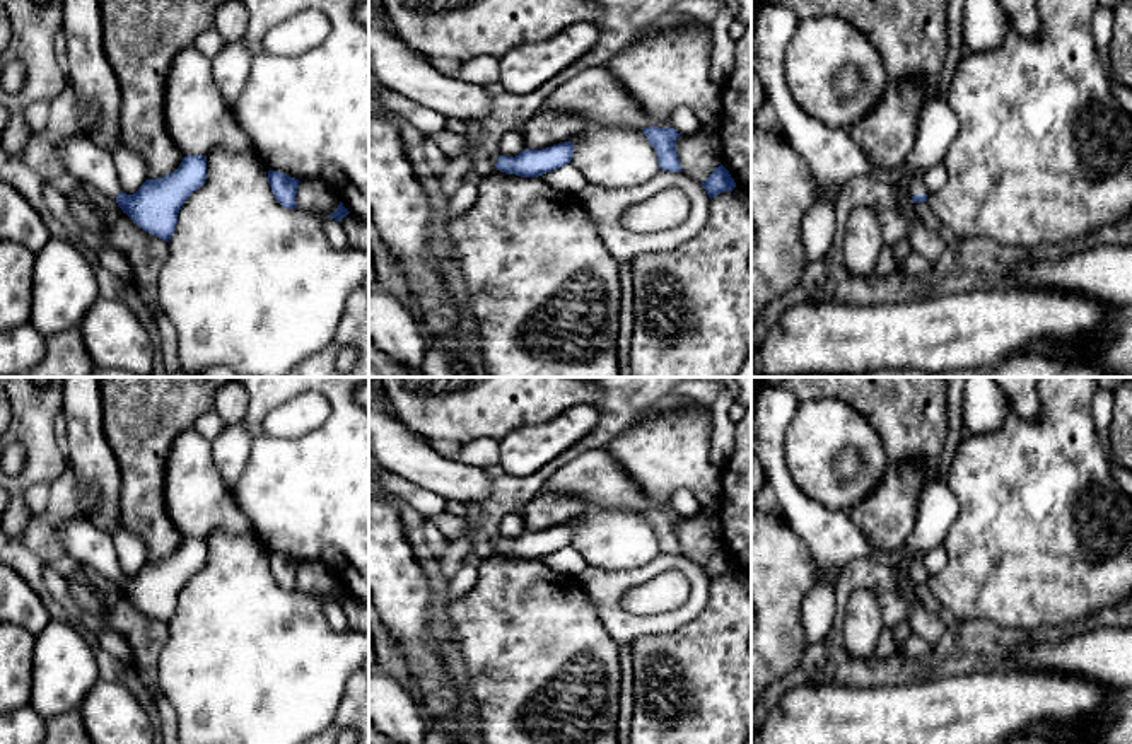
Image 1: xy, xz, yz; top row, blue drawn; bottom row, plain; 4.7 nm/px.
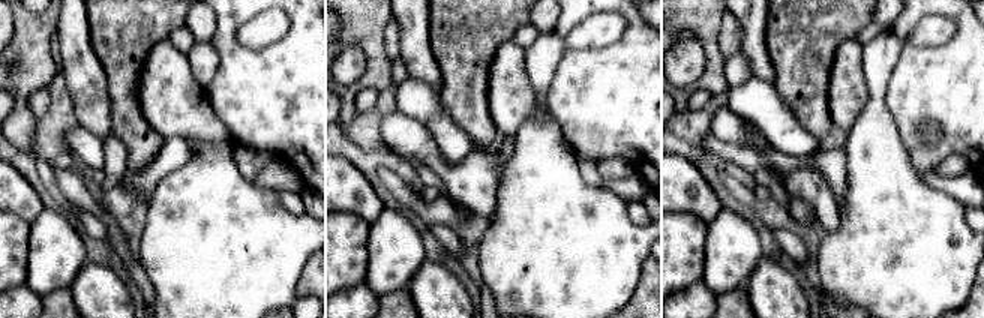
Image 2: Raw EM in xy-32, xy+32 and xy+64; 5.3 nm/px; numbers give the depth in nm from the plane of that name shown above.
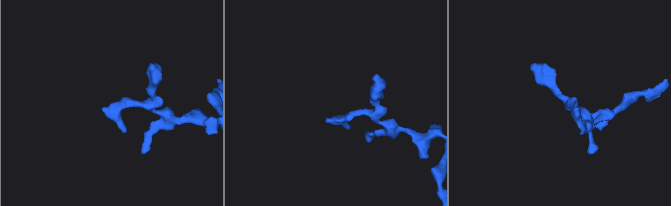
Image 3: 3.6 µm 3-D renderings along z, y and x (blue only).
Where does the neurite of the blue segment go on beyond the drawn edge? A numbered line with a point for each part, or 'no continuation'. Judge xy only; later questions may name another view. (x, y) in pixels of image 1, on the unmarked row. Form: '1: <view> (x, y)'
1: xy (86, 543)

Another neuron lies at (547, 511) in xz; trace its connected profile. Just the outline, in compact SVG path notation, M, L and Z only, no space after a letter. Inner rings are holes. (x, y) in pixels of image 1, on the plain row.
M540 491L522 509L526 531L541 532L572 522L582 512L582 502L575 497Z

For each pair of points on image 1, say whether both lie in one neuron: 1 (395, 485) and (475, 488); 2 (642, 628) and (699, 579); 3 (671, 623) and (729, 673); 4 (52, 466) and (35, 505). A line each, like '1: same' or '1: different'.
1: different
2: same
3: different
4: different

